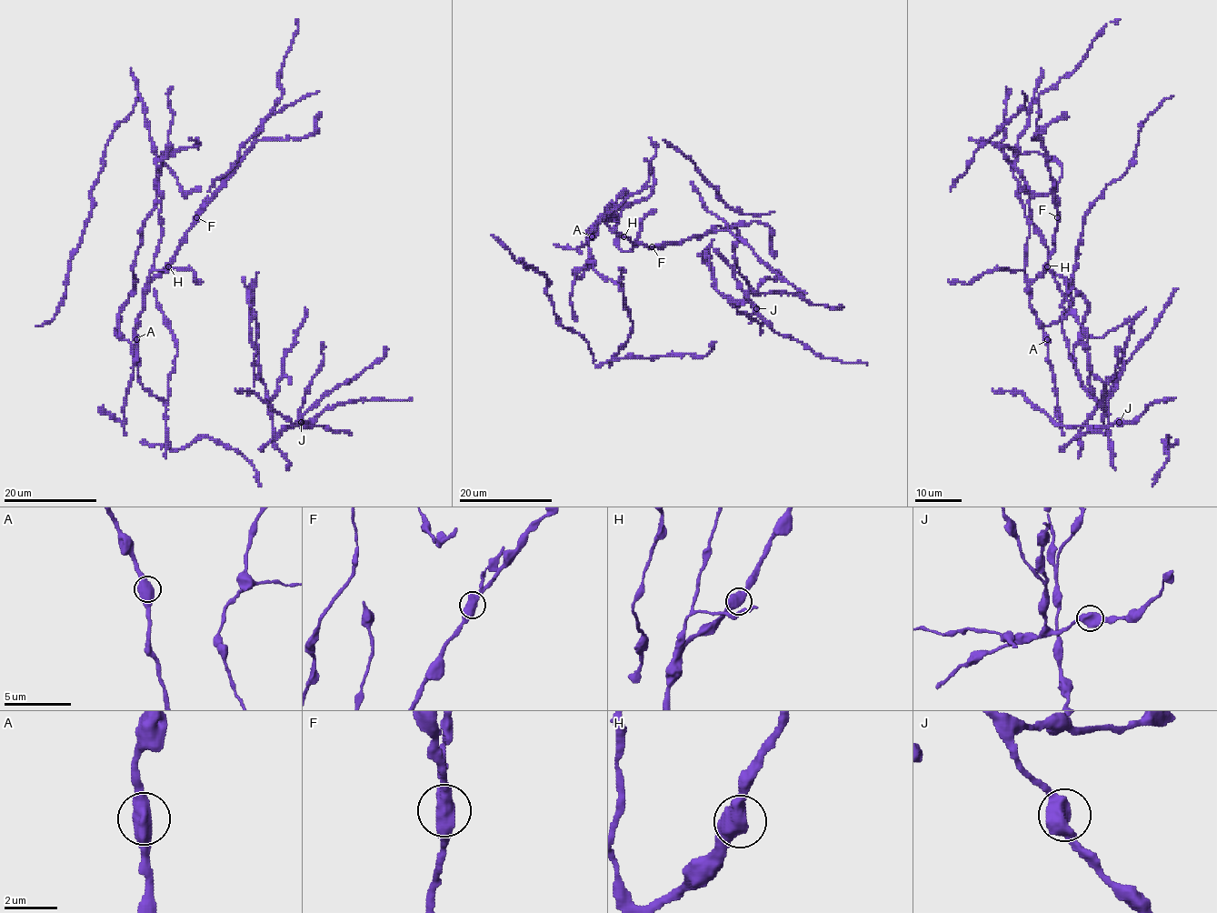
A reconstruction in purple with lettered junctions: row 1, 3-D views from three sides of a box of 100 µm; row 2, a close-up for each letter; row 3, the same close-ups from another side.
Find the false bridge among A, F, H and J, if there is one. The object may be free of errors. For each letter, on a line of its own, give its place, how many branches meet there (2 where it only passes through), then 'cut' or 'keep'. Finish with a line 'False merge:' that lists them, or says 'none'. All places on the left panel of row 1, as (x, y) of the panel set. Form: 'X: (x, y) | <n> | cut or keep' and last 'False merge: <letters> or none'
A: (136, 339) | 2 | keep
F: (196, 217) | 2 | cut
H: (168, 266) | 2 | keep
J: (301, 422) | 2 | keep
False merge: F

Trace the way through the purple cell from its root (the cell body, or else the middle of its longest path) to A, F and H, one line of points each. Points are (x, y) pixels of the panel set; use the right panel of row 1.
A: (1029, 235), (1025, 280), (1030, 307), (1047, 339)
F: (1029, 235), (1025, 276), (1032, 281), (1042, 271), (1054, 248), (1058, 217)
H: (1029, 235), (1025, 276), (1032, 281), (1047, 266)

